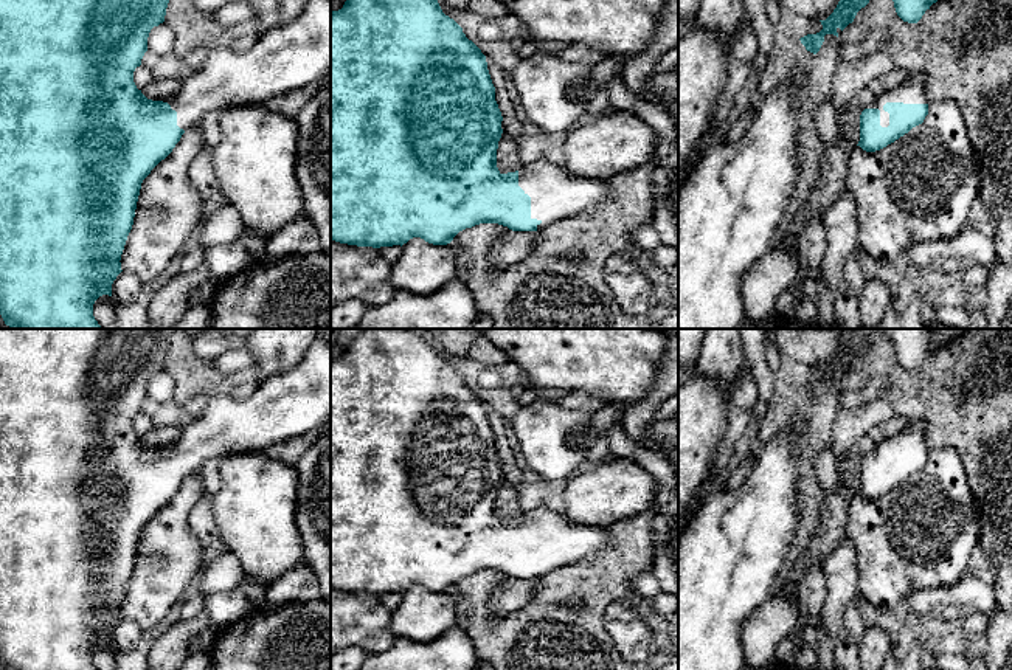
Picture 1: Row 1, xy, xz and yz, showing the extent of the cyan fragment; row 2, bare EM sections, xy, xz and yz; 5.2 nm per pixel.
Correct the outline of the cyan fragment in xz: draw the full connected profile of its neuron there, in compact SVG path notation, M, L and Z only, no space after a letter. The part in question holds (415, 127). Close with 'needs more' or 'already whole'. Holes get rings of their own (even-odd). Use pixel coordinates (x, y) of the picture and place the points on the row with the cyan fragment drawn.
M346 0L341 9L331 11L331 240L380 248L402 247L410 239L421 237L433 245L447 245L459 231L480 223L498 223L512 231L542 231L563 219L591 212L605 202L610 180L582 178L548 160L501 174L497 168L501 121L486 56L466 37L463 28L442 12L438 0Z; needs more

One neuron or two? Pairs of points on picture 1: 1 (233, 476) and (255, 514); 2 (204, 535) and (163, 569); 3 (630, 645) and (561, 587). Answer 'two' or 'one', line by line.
1: one
2: two
3: two

